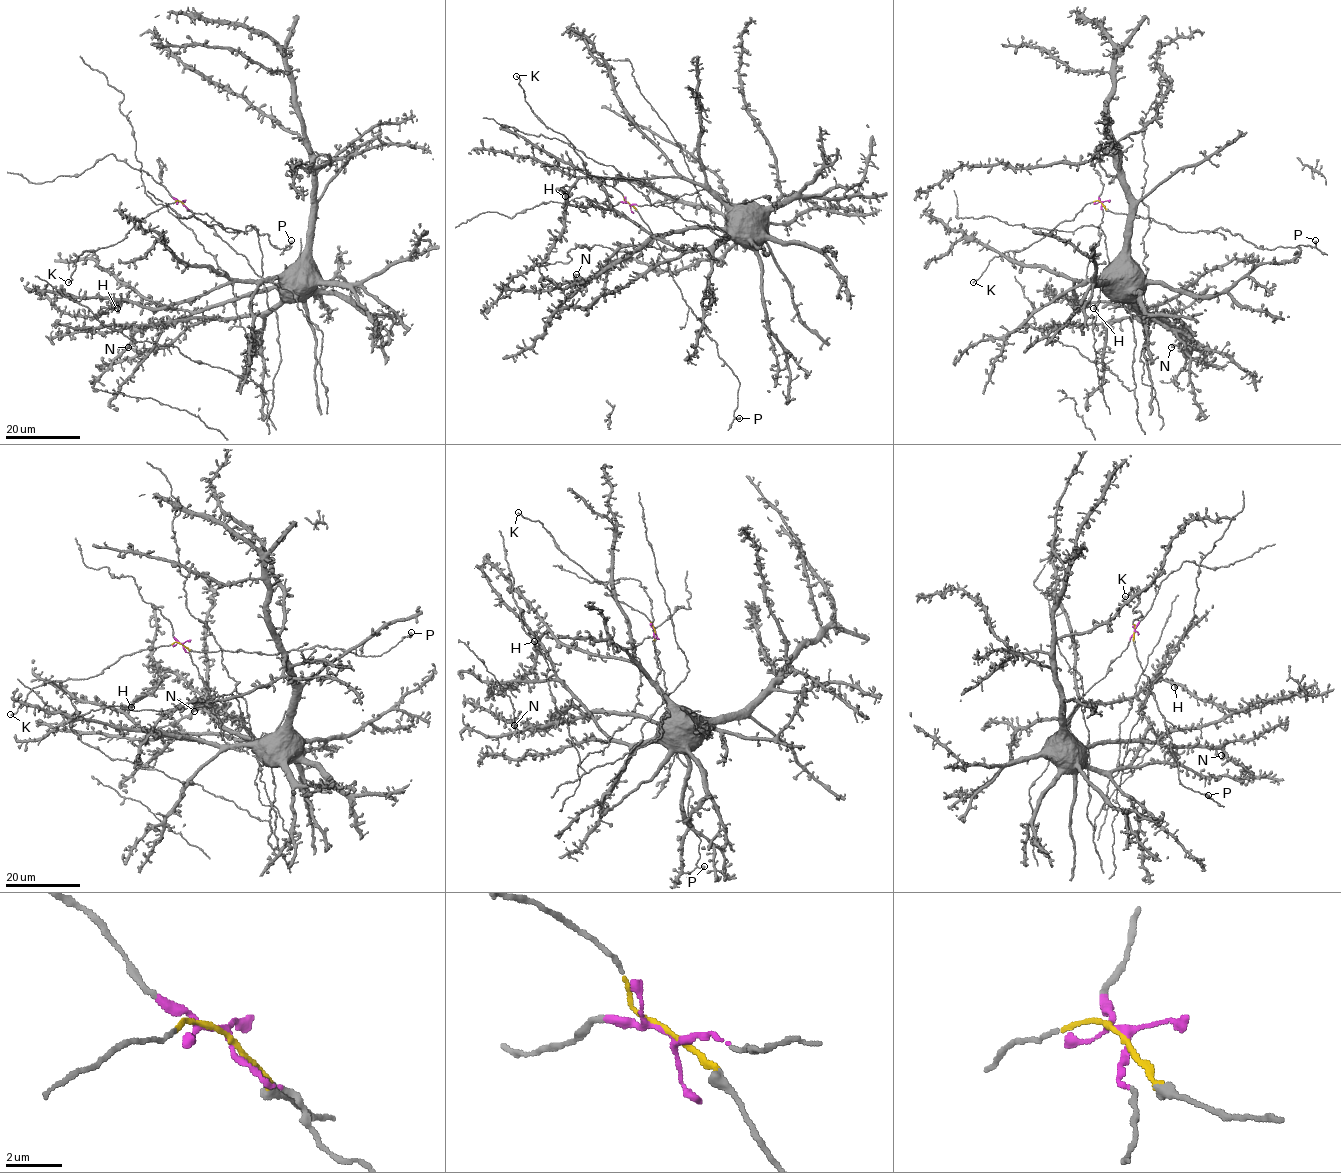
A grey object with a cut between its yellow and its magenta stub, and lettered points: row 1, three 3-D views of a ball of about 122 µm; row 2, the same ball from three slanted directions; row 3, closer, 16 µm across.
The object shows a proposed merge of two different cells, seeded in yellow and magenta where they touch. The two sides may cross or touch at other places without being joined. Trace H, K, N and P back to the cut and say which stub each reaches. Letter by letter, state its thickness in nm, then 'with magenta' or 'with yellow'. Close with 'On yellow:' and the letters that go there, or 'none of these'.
H: 400 nm | with magenta
K: 180 nm | with yellow
N: 460 nm | with magenta
P: 500 nm | with yellow
On yellow: K, P

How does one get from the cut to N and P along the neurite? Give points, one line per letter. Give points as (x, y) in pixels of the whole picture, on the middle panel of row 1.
N: (629, 204), (670, 203), (704, 189), (727, 208), (727, 223), (654, 236), (582, 281), (576, 282), (576, 274)
P: (629, 204), (653, 235), (682, 298), (715, 341), (718, 355), (739, 383), (733, 416), (739, 418)

